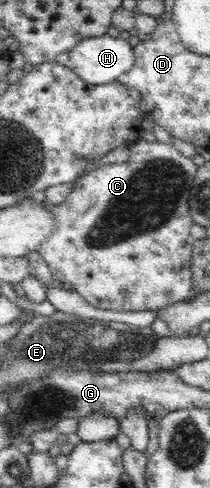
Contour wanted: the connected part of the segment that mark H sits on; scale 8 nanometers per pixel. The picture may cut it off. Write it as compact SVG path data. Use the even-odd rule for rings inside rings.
M109 35L88 37L72 47L66 63L80 80L98 86L119 80L135 63L135 54L127 41Z

